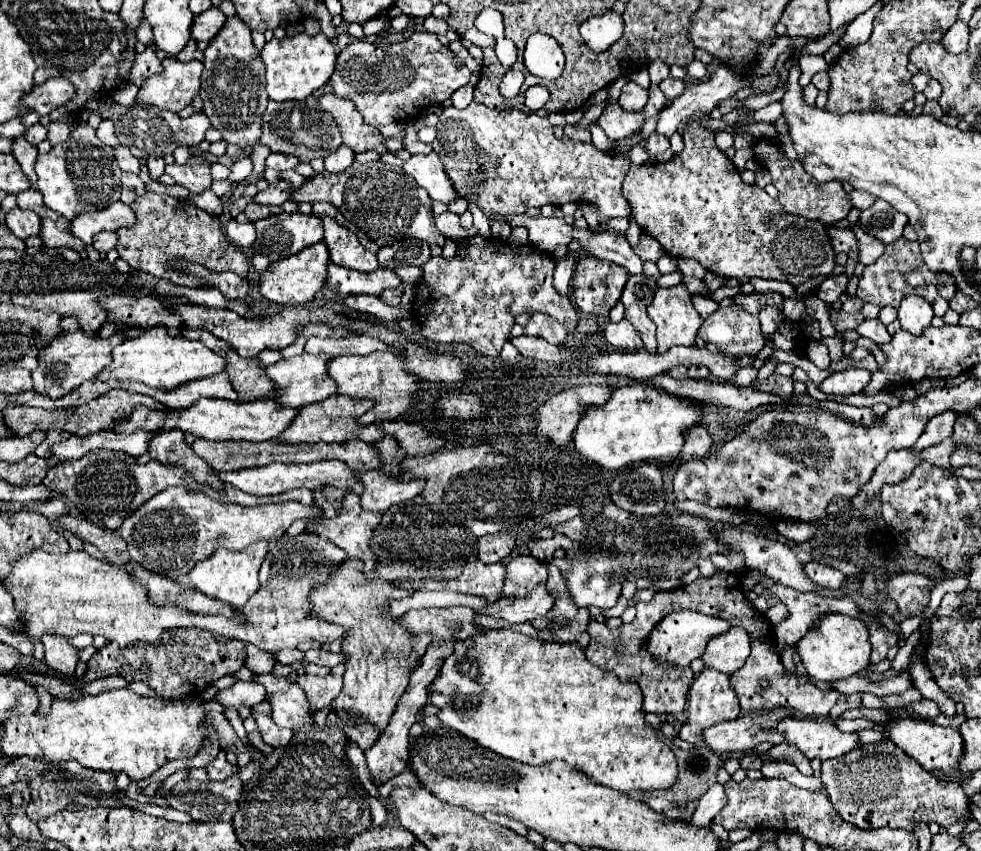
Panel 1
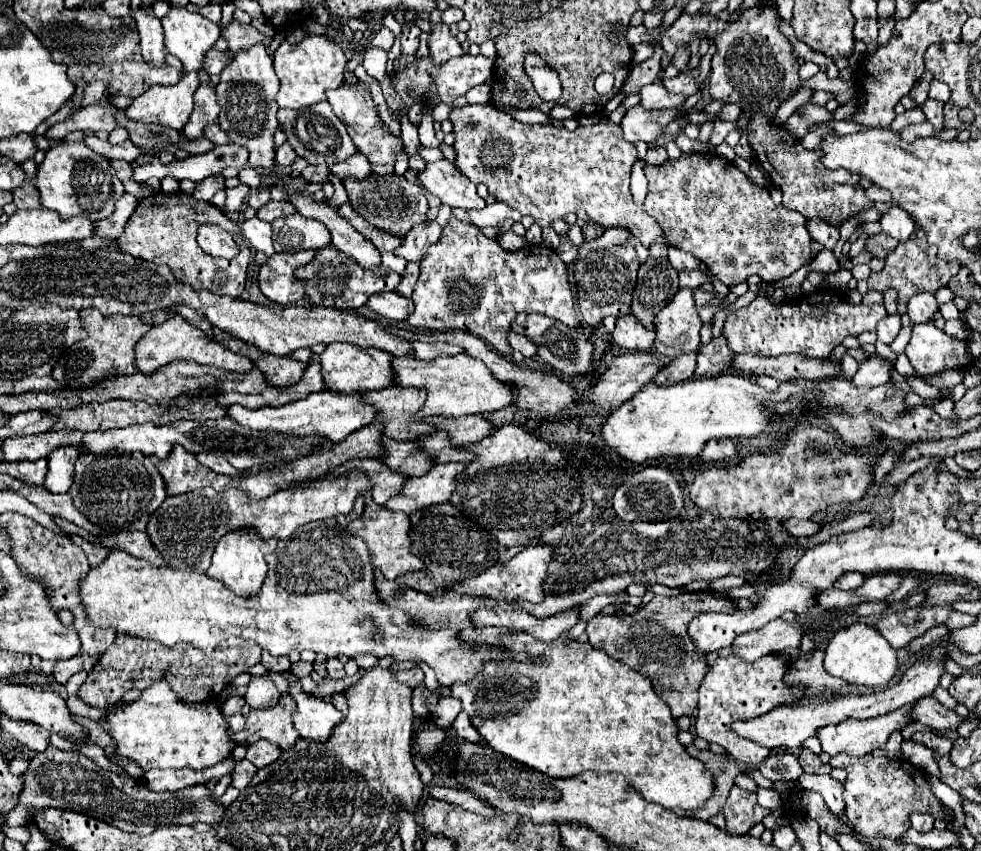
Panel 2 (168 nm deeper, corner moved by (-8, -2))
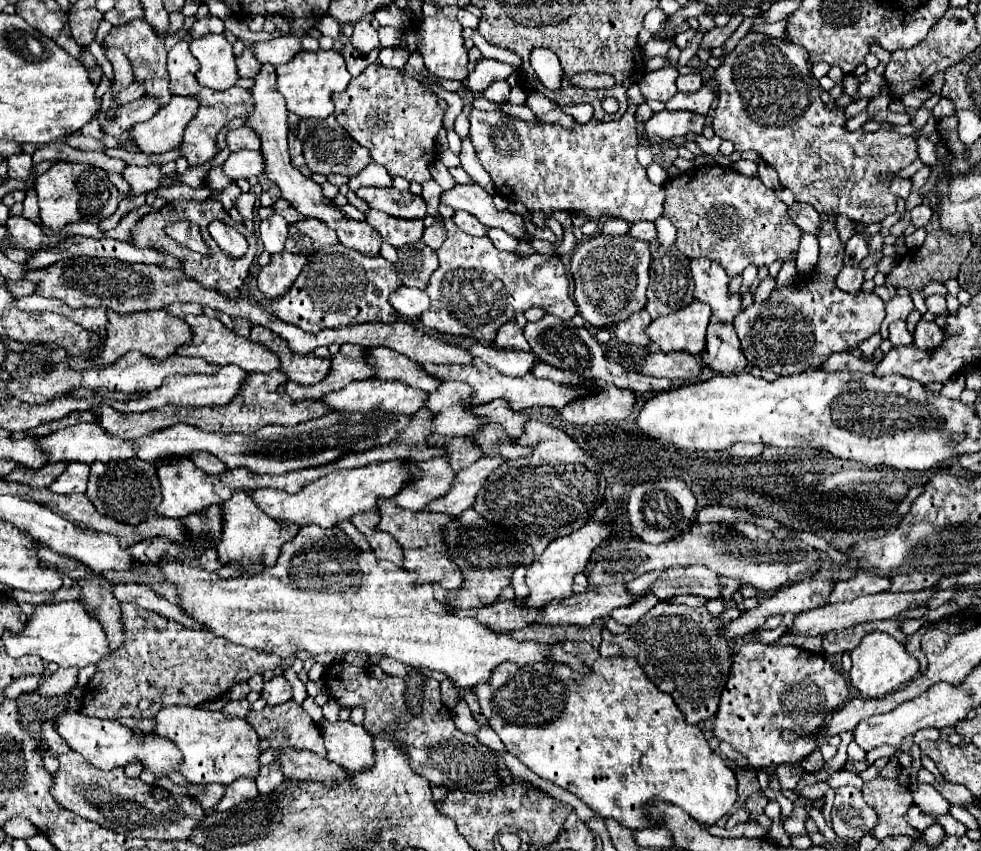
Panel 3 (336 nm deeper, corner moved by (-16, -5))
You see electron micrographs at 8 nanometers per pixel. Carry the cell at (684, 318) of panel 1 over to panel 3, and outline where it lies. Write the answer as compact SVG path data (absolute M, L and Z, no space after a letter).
M694 300L692 304L680 308L678 312L672 312L670 316L660 316L660 318L652 320L646 334L650 336L650 340L654 344L658 344L658 348L662 352L688 352L692 356L700 356L704 352L704 344L706 344L704 336L706 336L708 320L710 320L708 304Z

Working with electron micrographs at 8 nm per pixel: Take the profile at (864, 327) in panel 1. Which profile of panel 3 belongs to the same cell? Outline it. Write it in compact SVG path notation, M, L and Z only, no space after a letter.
M894 320L894 322L888 326L888 332L890 332L890 342L892 342L892 346L912 346L912 344L914 344L914 338L912 338L912 334L906 330L906 322L904 322L904 320Z

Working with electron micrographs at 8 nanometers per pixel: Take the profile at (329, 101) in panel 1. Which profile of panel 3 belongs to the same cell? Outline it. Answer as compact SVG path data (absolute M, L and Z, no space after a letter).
M370 64L358 78L352 78L344 92L332 94L334 100L334 116L344 126L344 130L364 148L370 150L372 160L388 170L390 176L402 176L406 180L424 182L430 178L428 166L436 158L436 134L442 128L444 110L438 106L438 96L424 88L416 78L400 76L394 68L384 68Z

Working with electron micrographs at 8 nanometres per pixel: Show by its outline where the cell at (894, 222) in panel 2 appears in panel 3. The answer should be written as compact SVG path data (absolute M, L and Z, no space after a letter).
M920 204L920 206L912 208L910 216L912 216L910 224L912 224L914 228L924 228L924 226L928 224L928 220L932 218L932 210L930 210L930 206L928 206L928 204Z

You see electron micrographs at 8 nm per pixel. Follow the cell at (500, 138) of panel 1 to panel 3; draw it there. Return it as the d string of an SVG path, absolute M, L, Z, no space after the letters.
M631 104L628 105L624 116L620 120L614 120L614 122L600 122L596 118L592 118L588 124L576 124L572 130L566 130L564 126L560 124L528 124L520 118L514 118L514 116L508 116L504 112L480 112L476 108L470 110L470 140L476 148L476 154L480 158L480 164L484 166L484 170L490 174L494 186L496 186L496 192L504 198L508 198L510 202L520 202L528 208L528 212L532 214L532 222L538 226L538 228L544 228L546 226L546 218L550 218L554 212L558 210L564 210L564 212L582 212L586 214L588 218L602 218L602 216L612 216L612 218L622 218L626 220L628 224L636 224L640 220L646 220L646 222L654 222L658 216L662 216L662 204L664 204L664 188L662 186L654 186L648 176L646 176L646 170L640 166L638 158L636 158L636 152L638 152L638 130L636 130L636 118L635 113L637 106Z

